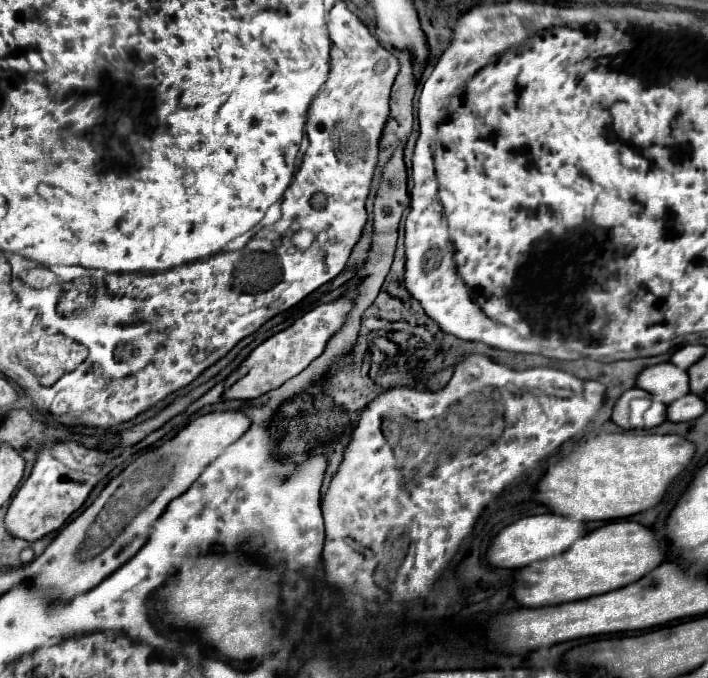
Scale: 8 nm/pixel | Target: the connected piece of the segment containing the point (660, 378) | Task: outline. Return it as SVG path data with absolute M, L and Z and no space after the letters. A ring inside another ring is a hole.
M671 362L647 366L639 372L637 388L647 390L663 404L671 404L689 392L689 376Z

